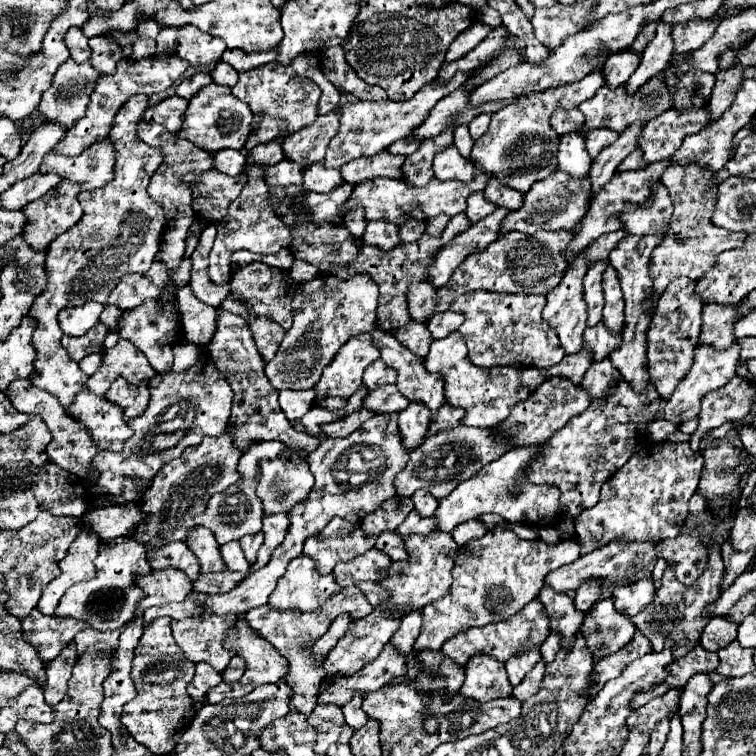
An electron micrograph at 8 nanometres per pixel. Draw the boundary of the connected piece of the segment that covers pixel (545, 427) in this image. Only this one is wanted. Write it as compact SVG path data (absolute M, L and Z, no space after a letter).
M560 376L544 380L530 394L528 400L524 400L522 404L518 404L518 408L514 408L514 412L506 420L506 424L514 428L514 436L518 436L518 440L514 440L514 446L538 444L538 440L552 438L560 428L564 428L574 416L582 414L588 406L590 406L590 392L584 390L580 384L574 384L572 380L560 378Z

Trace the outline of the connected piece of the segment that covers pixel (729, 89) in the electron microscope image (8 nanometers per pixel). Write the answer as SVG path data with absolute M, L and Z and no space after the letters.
M716 72L716 78L718 78L718 82L716 82L710 102L708 102L712 120L722 116L722 112L726 112L726 108L730 108L730 104L734 100L734 88L738 88L738 80L742 80L742 76L738 76L738 72Z

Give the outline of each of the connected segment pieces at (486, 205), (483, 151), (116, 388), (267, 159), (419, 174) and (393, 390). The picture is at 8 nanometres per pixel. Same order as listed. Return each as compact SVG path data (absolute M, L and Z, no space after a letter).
M474 192L470 194L470 200L468 200L468 208L466 208L466 216L470 218L472 224L484 220L488 214L492 214L498 206L496 204L490 204L484 196L484 192Z
M592 72L578 82L548 88L544 92L532 92L530 96L518 98L514 104L492 114L492 122L488 132L474 144L470 160L480 164L486 172L496 176L498 180L506 180L510 188L518 188L520 192L528 192L530 186L556 170L556 152L558 152L558 134L550 128L550 112L556 106L566 110L576 108L582 100L588 100L596 94L600 86L604 86L604 72Z
M118 378L114 380L114 384L108 388L106 392L106 400L118 404L124 408L124 418L132 420L136 416L140 416L146 410L146 404L150 400L150 390L146 384L138 384L132 386L126 380Z
M286 134L274 138L274 140L266 142L266 144L254 146L254 148L250 150L250 156L248 156L250 162L268 164L268 166L282 162L282 158L284 158L284 152L282 152L282 142L284 142L284 138L286 138Z
M446 128L446 132L442 132L440 136L436 138L430 138L430 140L424 140L418 148L418 152L410 154L406 158L406 164L404 164L404 180L408 184L414 184L414 186L422 186L426 184L434 172L432 172L432 158L434 158L434 152L438 152L438 148L444 148L446 144L452 144L454 140L454 128Z
M394 384L380 386L366 396L364 408L374 408L374 412L400 412L408 404L408 398Z

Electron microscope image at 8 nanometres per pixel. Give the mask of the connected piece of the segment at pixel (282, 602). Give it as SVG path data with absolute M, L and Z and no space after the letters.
M308 556L294 558L284 576L278 580L274 594L268 598L268 606L274 610L300 610L312 612L328 596L338 592L338 582L334 574L318 574L314 562Z

